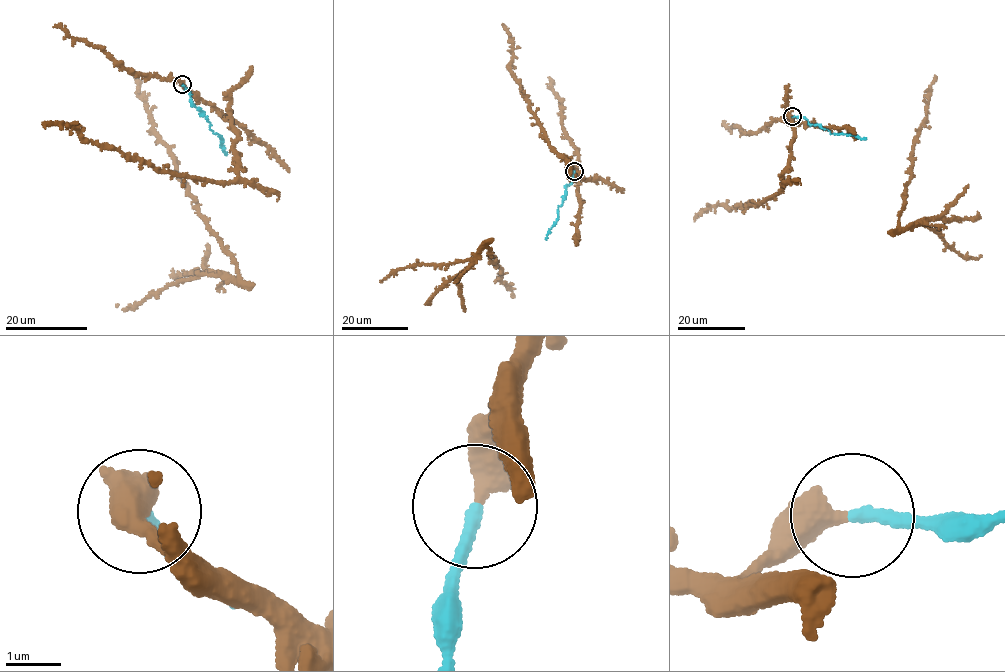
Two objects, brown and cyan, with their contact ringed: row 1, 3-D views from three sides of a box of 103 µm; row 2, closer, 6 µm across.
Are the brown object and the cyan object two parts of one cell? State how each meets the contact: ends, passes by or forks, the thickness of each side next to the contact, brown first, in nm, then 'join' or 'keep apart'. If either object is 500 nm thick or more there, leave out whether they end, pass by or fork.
brown passes by; cyan ends there; 320 nm thick on the brown side, 220 nm on the other; keep apart

